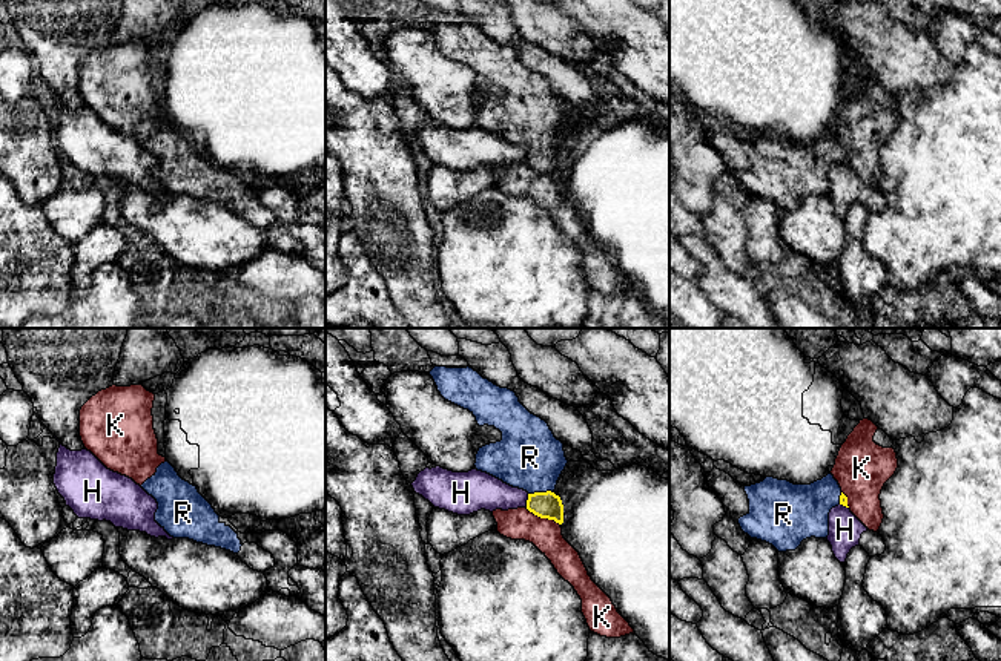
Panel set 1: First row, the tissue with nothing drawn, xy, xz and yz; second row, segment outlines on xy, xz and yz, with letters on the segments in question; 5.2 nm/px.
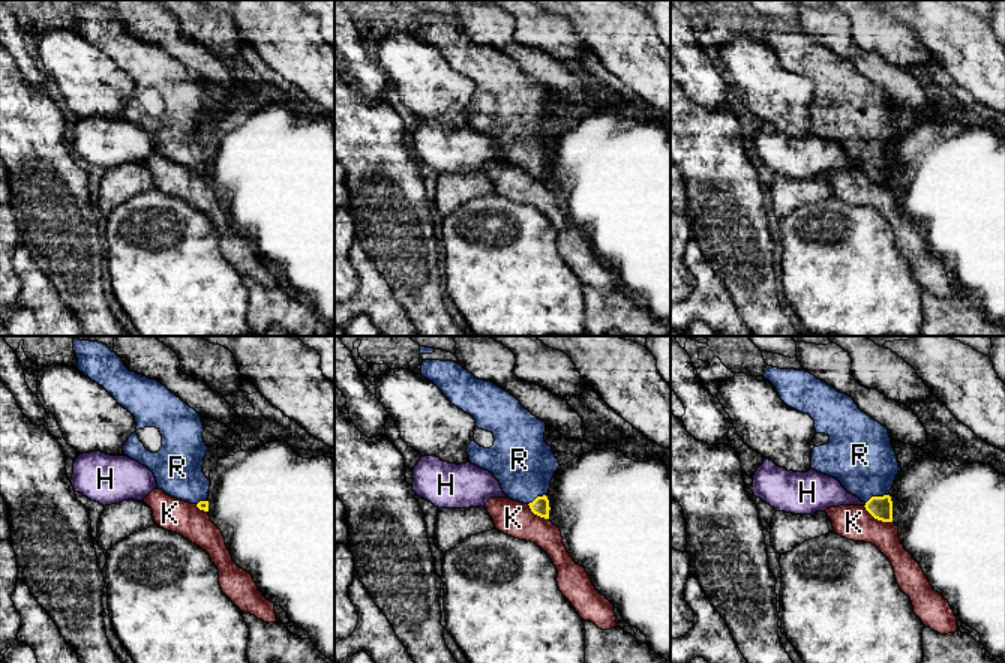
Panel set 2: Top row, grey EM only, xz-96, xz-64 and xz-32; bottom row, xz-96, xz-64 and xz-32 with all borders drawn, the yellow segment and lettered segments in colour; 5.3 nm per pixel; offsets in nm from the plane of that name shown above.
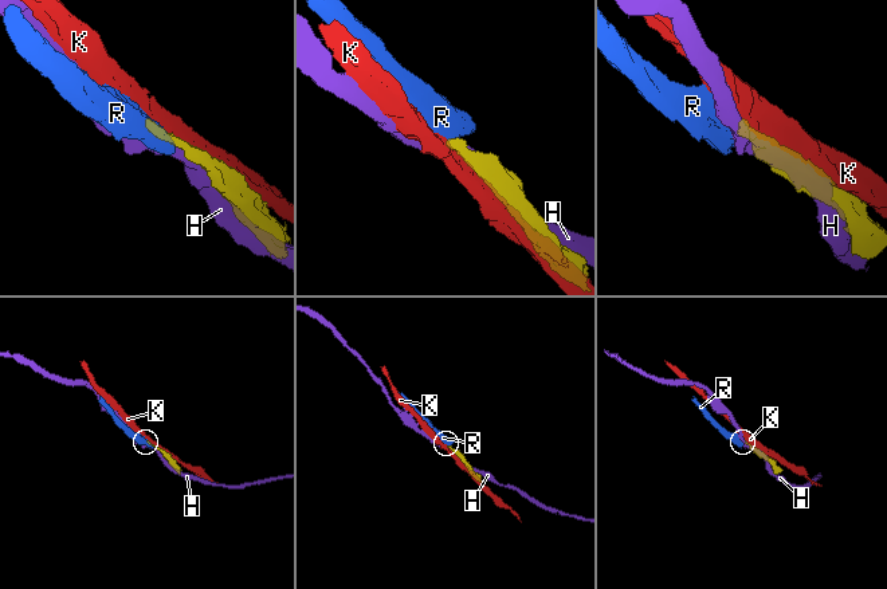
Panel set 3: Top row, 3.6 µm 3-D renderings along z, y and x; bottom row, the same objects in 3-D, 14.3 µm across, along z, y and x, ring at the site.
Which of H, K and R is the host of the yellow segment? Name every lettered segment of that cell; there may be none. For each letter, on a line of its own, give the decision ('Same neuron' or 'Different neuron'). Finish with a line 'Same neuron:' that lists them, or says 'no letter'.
H: Different neuron
K: Different neuron
R: Same neuron
Same neuron: R

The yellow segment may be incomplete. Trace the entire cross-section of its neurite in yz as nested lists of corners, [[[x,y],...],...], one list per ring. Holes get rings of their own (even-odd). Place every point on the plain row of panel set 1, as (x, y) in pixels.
[[[832,130],[811,141],[766,133],[745,143],[745,149],[749,169],[738,175],[742,187],[778,209],[795,207],[811,193],[828,195],[831,166],[838,161],[849,164]]]

